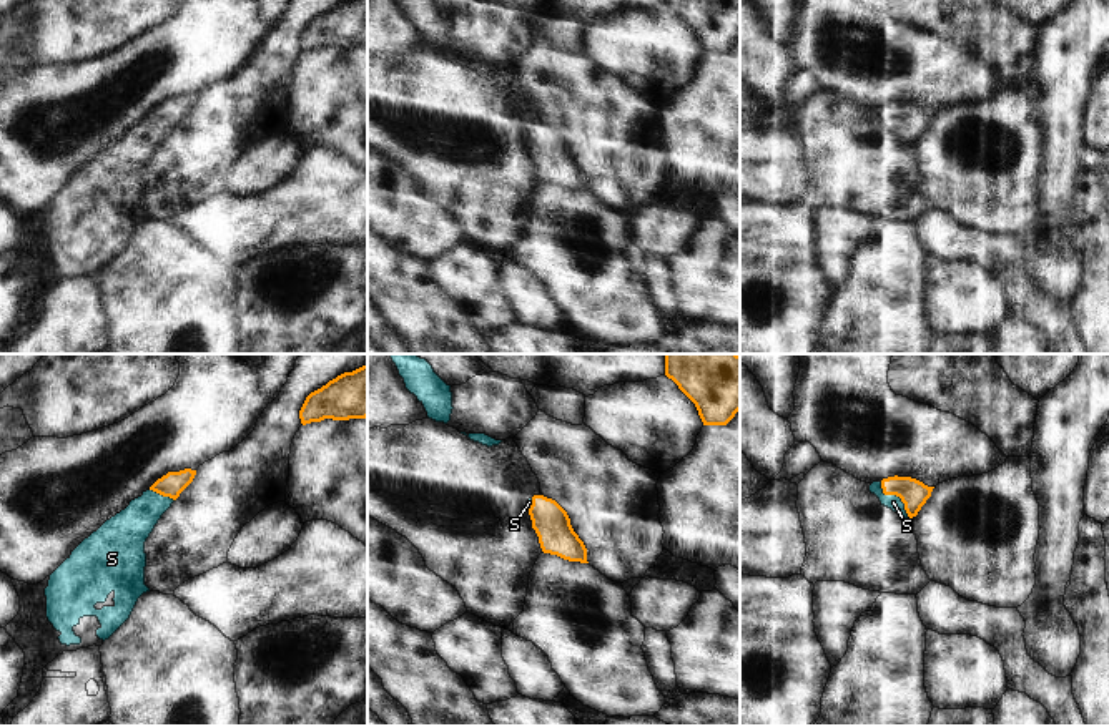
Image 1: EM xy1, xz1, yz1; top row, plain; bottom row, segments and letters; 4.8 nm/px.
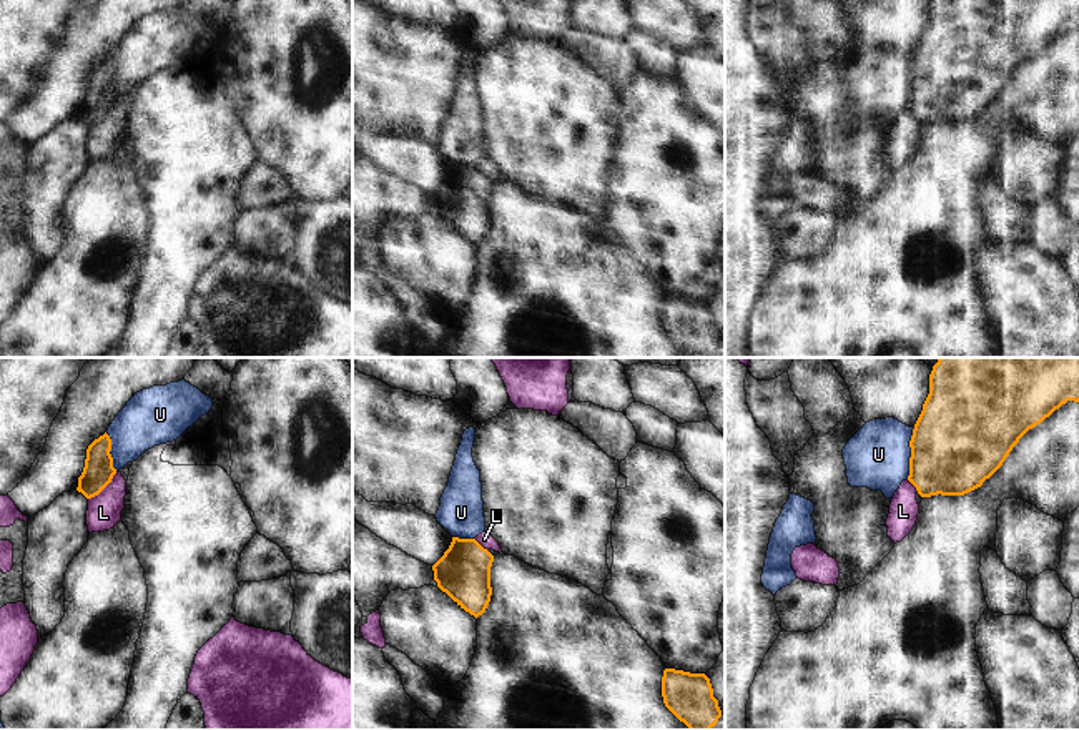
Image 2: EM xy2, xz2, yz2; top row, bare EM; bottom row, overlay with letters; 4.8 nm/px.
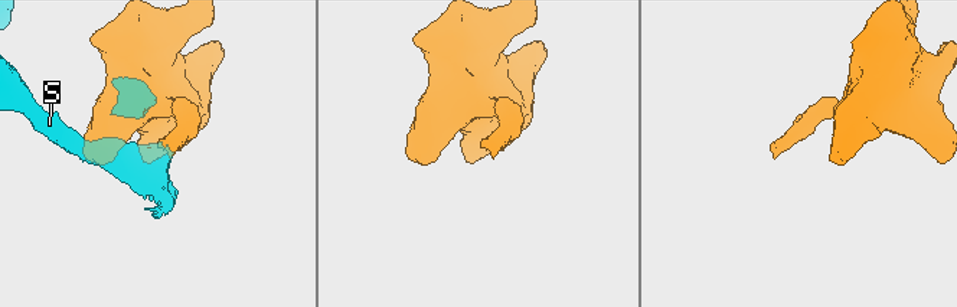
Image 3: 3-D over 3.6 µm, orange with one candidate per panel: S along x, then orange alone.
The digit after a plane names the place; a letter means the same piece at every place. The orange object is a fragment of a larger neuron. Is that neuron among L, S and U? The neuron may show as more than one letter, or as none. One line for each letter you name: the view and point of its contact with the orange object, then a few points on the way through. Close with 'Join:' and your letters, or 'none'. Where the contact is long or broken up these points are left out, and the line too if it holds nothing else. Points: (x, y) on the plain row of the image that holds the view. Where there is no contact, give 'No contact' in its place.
S: Touches orange at yz1 (895, 122). Path across: yz1 (913, 122), (895, 122), (893, 130)
Join: S.

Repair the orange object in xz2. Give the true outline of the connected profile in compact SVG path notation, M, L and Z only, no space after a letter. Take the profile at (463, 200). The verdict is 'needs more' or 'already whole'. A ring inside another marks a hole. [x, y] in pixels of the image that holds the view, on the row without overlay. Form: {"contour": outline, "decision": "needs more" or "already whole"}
{"contour": "M452 165L449 176L432 193L437 215L461 236L482 243L490 229L490 195L494 183L475 166Z", "decision": "already whole"}

